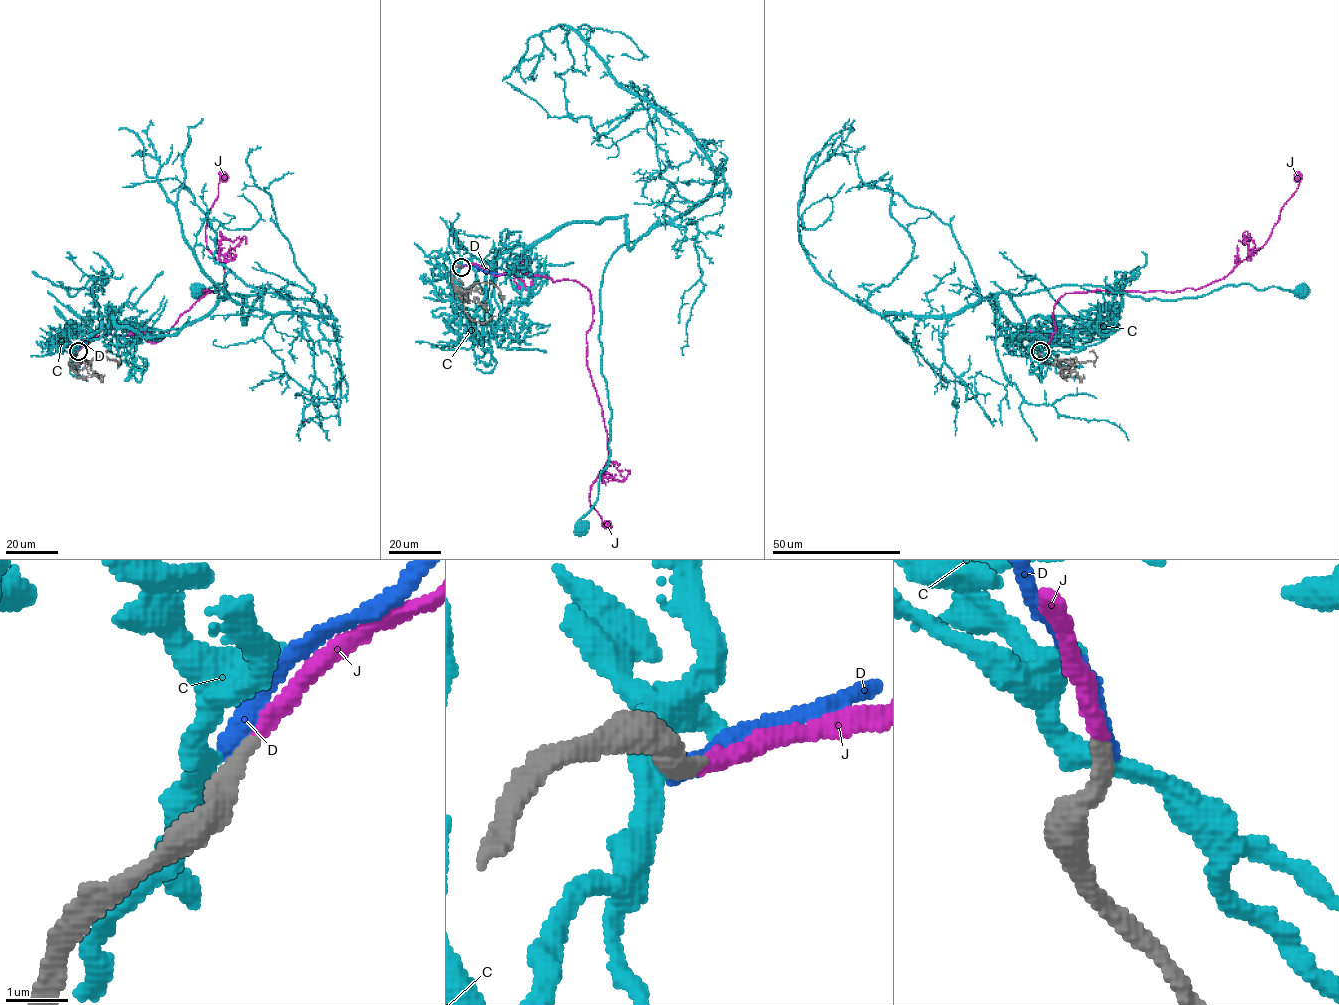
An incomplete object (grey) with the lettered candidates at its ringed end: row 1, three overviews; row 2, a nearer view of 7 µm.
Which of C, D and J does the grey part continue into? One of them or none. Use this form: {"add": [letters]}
{"add": ["J"]}

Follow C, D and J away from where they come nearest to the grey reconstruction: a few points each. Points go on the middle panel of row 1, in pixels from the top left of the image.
C: (460, 267), (494, 278), (572, 223), (641, 237), (603, 272), (609, 463), (579, 529)
D: (460, 267), (471, 264), (491, 272), (514, 272)
J: (461, 267), (575, 280), (590, 292), (586, 363), (603, 413), (608, 462), (589, 496), (607, 525)

